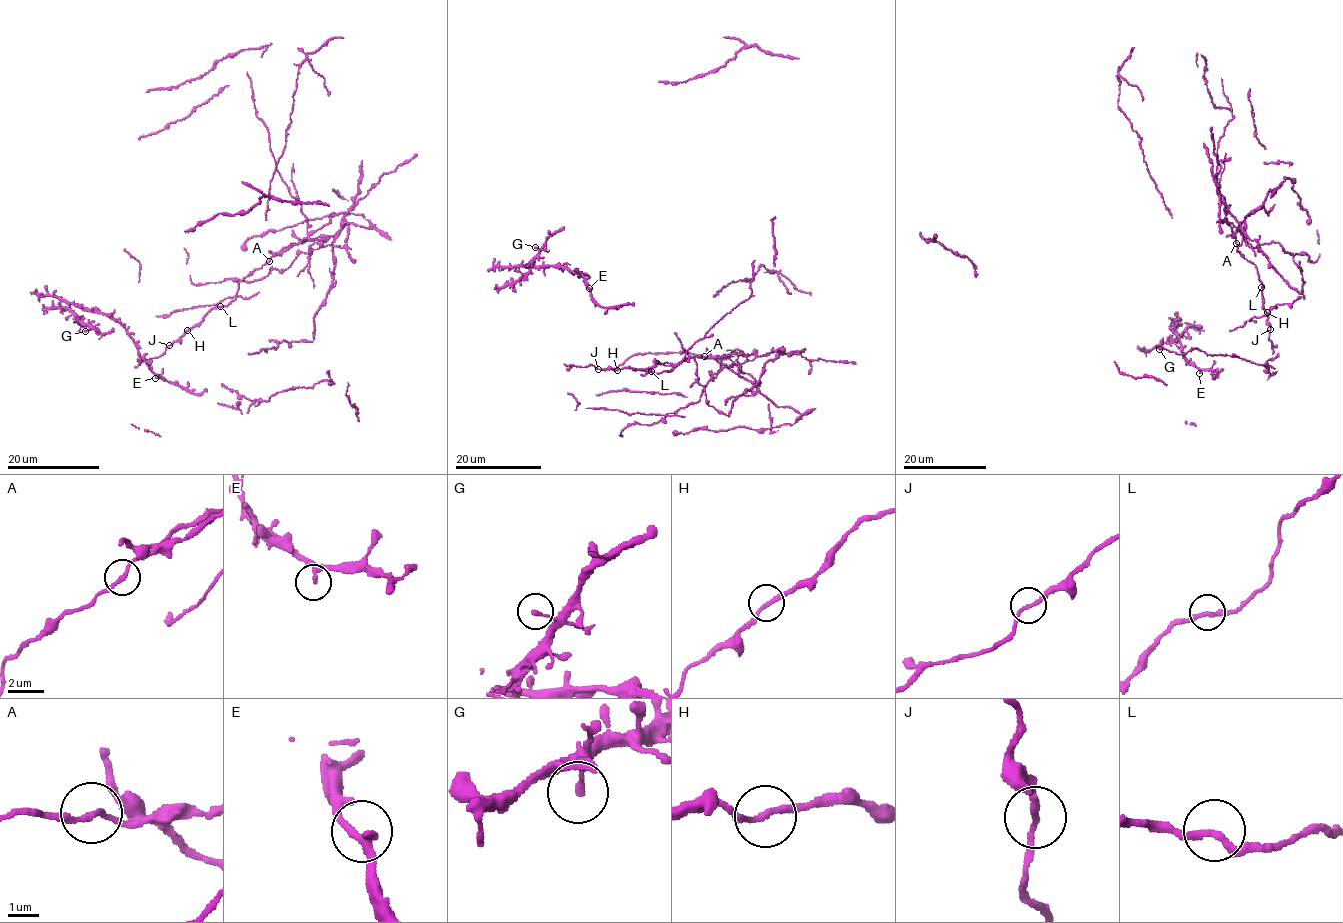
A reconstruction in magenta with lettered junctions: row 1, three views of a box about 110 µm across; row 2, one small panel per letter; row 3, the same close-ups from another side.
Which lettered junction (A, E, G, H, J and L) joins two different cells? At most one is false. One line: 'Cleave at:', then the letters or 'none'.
Cleave at: A

